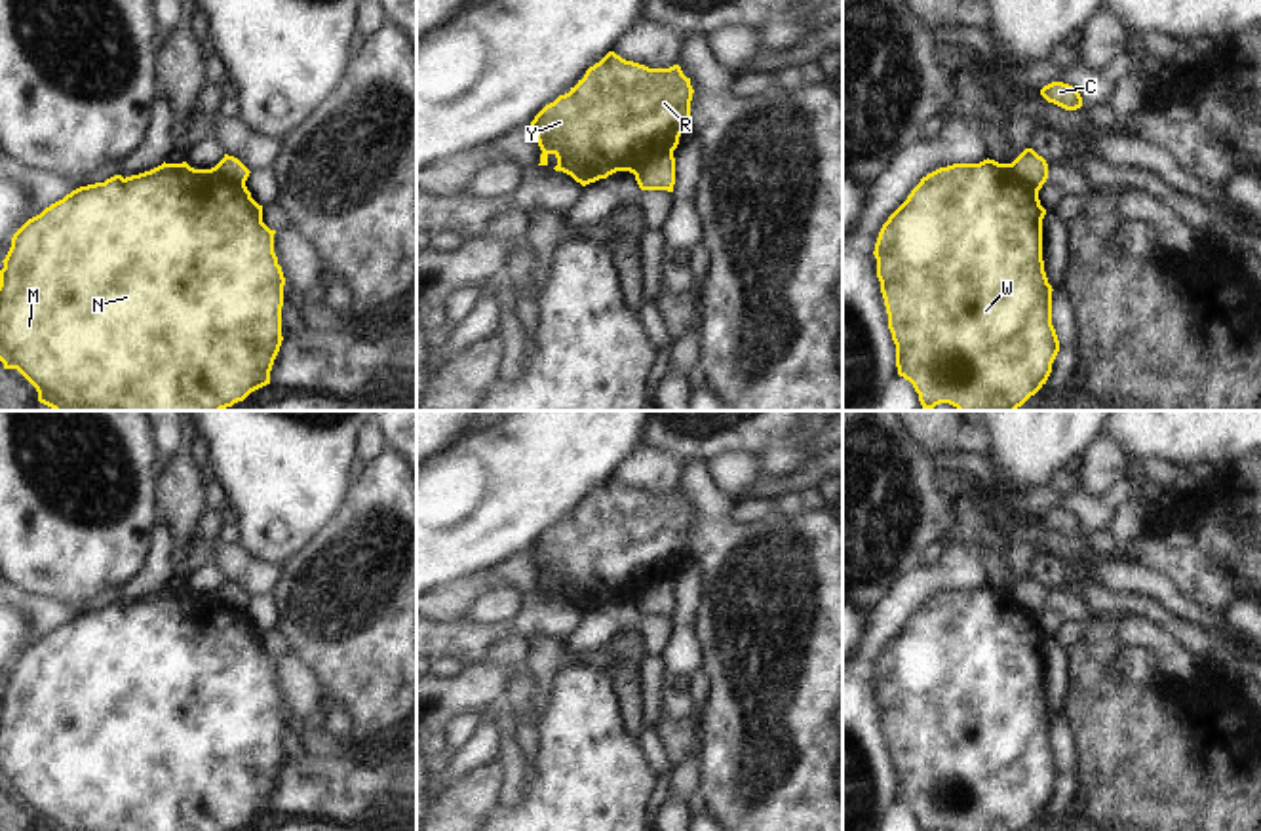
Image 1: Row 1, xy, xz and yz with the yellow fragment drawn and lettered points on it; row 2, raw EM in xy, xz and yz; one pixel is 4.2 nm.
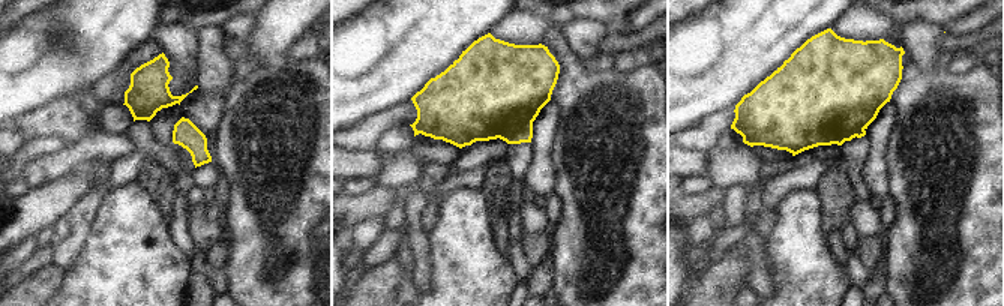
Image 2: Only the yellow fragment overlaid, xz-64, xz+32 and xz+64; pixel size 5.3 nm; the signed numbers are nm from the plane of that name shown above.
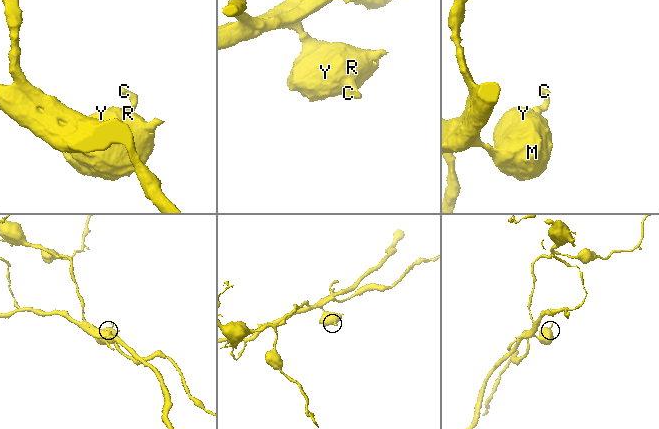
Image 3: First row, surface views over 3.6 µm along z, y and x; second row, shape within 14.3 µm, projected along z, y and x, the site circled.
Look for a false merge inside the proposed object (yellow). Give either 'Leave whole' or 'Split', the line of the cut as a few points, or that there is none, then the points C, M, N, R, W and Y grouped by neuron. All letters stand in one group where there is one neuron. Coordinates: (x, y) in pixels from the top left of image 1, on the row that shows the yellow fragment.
Split. Split along xz (672, 151), (649, 156), (634, 173). Groups: C / M N R W Y

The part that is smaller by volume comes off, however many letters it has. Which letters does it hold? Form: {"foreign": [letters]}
{"foreign": ["C"]}

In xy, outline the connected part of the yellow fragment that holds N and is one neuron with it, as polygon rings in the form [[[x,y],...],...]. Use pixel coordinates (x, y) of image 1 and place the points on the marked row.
[[[164,162],[162,165],[139,175],[126,179],[122,175],[114,175],[105,183],[80,186],[67,194],[63,200],[46,207],[40,215],[29,219],[11,238],[11,247],[2,261],[4,268],[0,270],[0,361],[4,363],[4,369],[17,369],[36,388],[38,401],[51,407],[53,411],[223,411],[232,407],[234,403],[243,401],[251,392],[270,384],[270,371],[283,340],[281,306],[285,278],[274,253],[274,234],[276,230],[270,230],[262,222],[262,205],[251,198],[245,183],[228,181],[219,175],[215,167],[194,169],[186,162]]]

